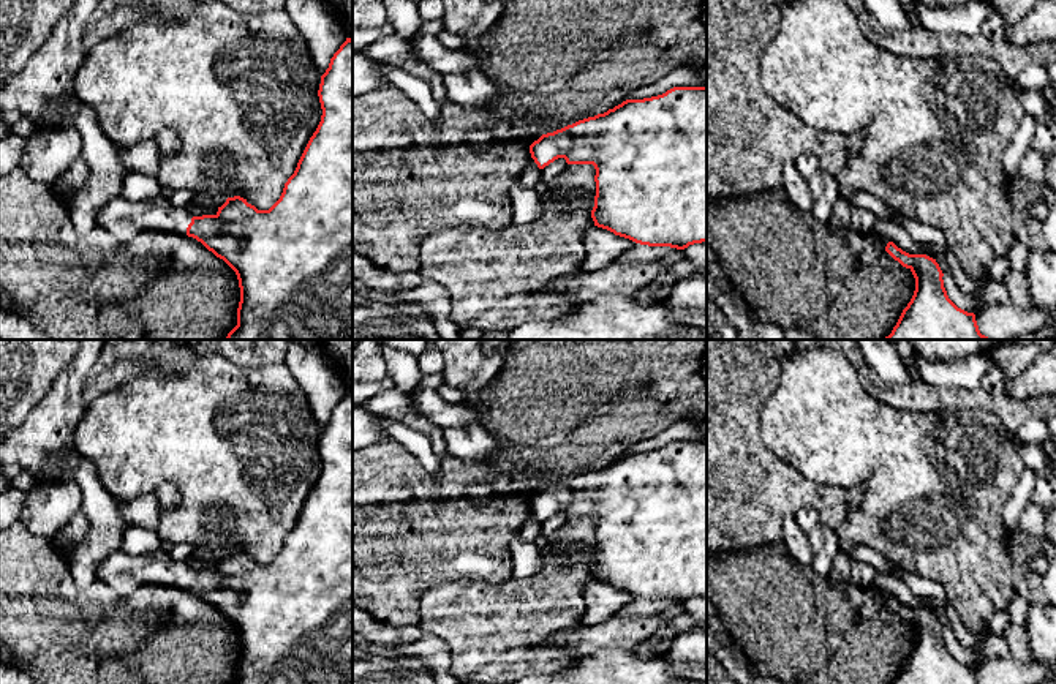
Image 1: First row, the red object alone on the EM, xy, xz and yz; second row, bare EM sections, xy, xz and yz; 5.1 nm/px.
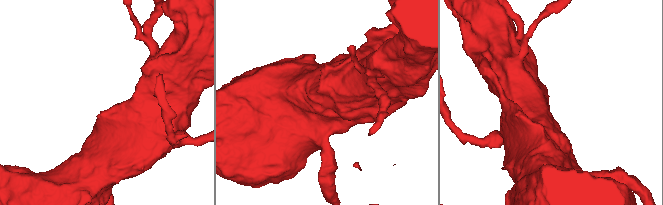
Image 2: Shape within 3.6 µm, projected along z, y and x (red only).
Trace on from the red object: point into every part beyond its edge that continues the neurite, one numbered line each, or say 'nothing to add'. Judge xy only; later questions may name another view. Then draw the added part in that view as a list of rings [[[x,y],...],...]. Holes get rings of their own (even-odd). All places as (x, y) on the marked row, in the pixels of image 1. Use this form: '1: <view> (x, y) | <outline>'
1: xy (124, 218) | [[[115,196],[100,209],[96,226],[106,229],[117,240],[126,242],[144,229],[187,234],[191,218],[191,213],[174,207],[164,196],[142,202]]]

